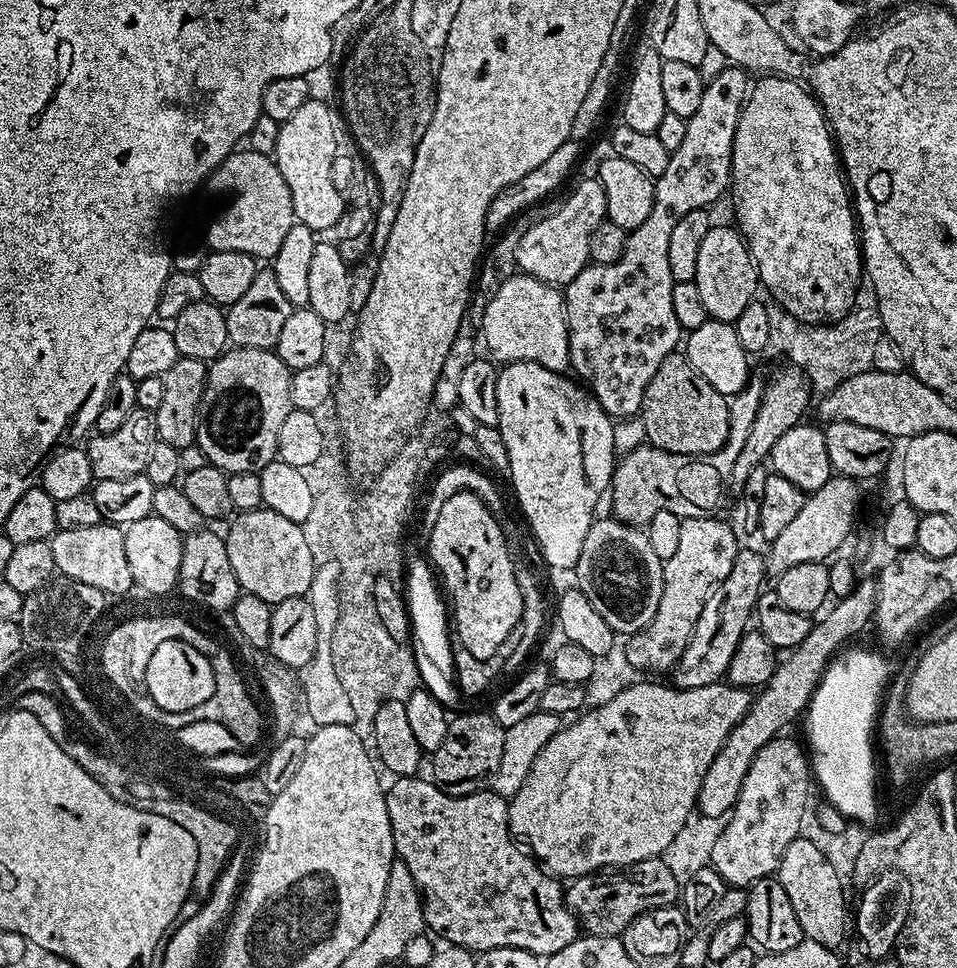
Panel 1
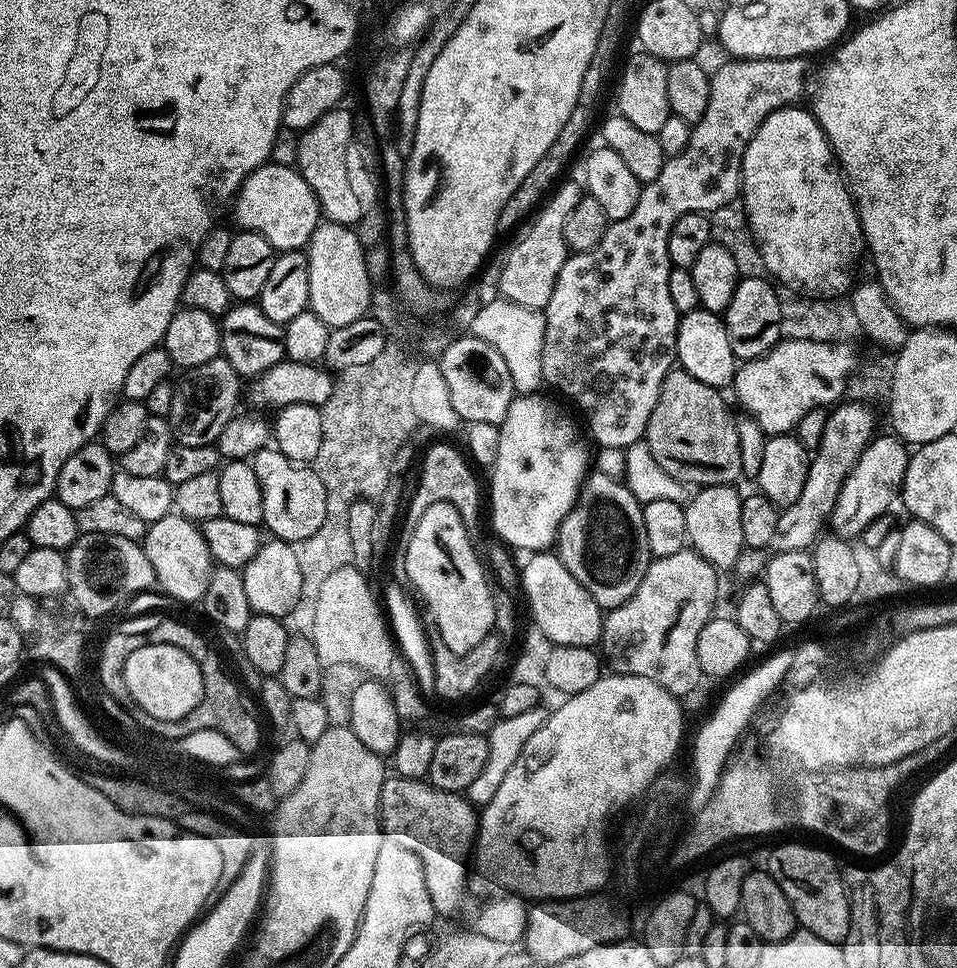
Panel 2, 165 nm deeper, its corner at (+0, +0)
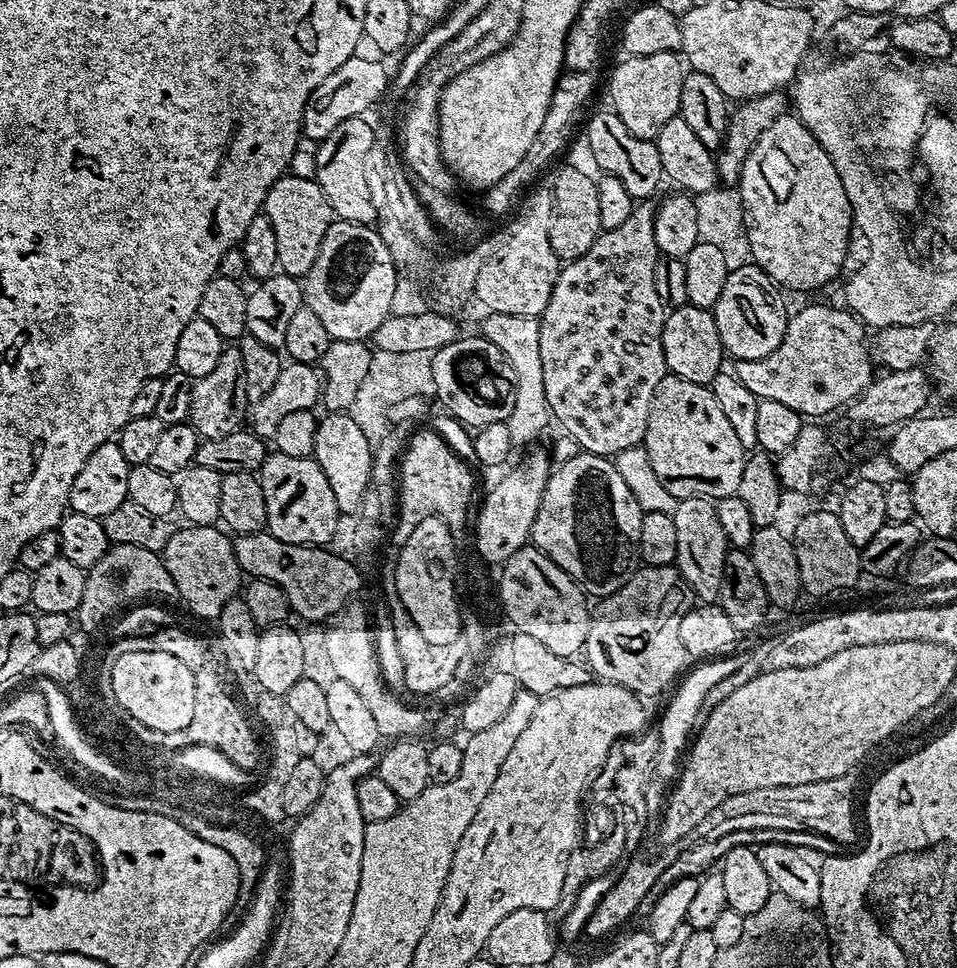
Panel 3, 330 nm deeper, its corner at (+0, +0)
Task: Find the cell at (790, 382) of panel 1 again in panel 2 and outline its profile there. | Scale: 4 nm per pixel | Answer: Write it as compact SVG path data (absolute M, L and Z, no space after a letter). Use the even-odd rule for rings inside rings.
M709 484L701 487L700 492L687 501L686 534L688 544L704 556L717 570L731 569L737 557L745 551L742 538L742 492L729 484Z

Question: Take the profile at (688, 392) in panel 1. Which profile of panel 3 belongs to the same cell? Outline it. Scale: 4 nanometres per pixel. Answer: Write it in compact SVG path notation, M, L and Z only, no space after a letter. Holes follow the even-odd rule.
M671 370L666 373L662 378L662 382L658 382L658 390L654 394L654 410L650 418L650 426L644 435L642 447L644 447L646 454L650 458L650 466L654 466L654 470L658 470L660 480L666 482L666 486L670 486L678 494L701 492L702 494L710 494L717 498L723 498L743 489L746 449L742 446L742 438L738 438L738 430L734 430L734 422L730 422L726 410L722 410L722 402L718 402L718 394L716 393L715 387L703 384L702 382L694 382L690 378L686 378L682 374Z

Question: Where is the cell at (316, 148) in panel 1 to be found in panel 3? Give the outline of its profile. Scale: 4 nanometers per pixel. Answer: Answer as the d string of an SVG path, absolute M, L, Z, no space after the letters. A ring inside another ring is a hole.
M360 114L342 118L342 122L334 126L332 134L318 144L314 179L322 186L333 213L342 220L368 222L374 216L370 192L367 190L366 178L363 177L364 156L373 143L374 129L364 118Z

